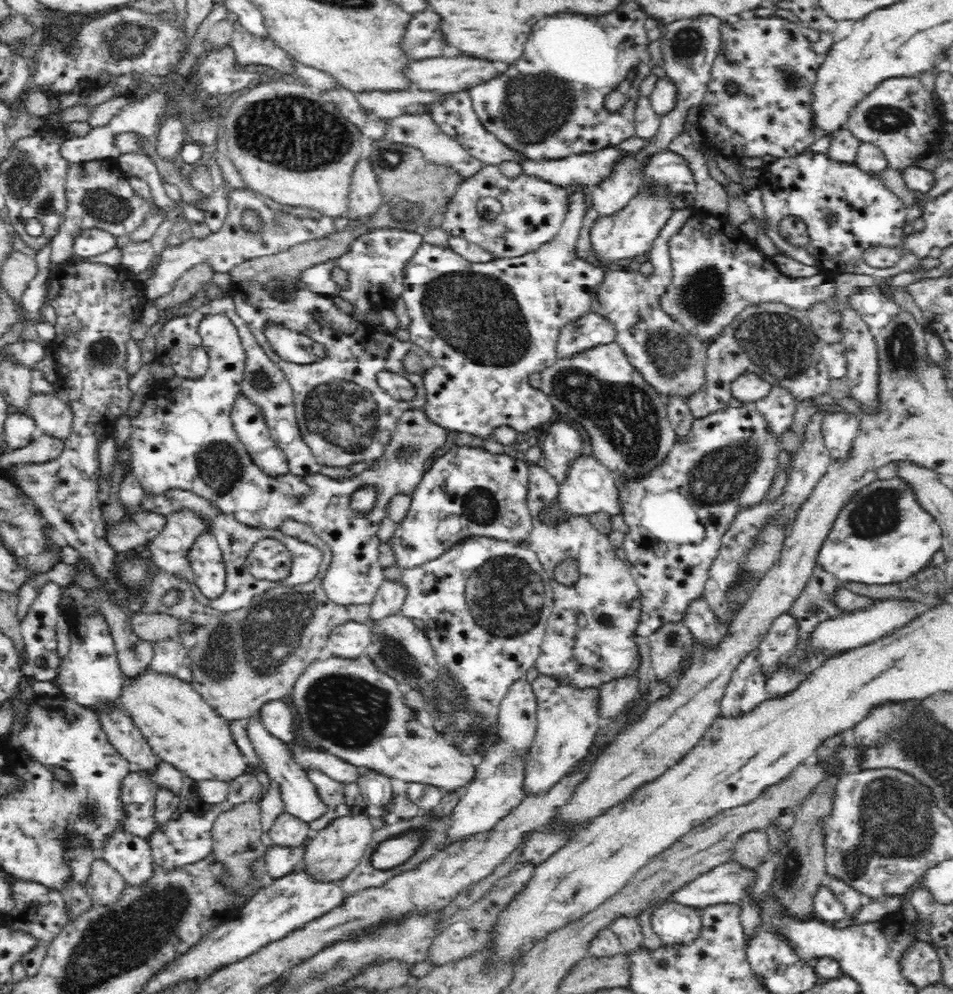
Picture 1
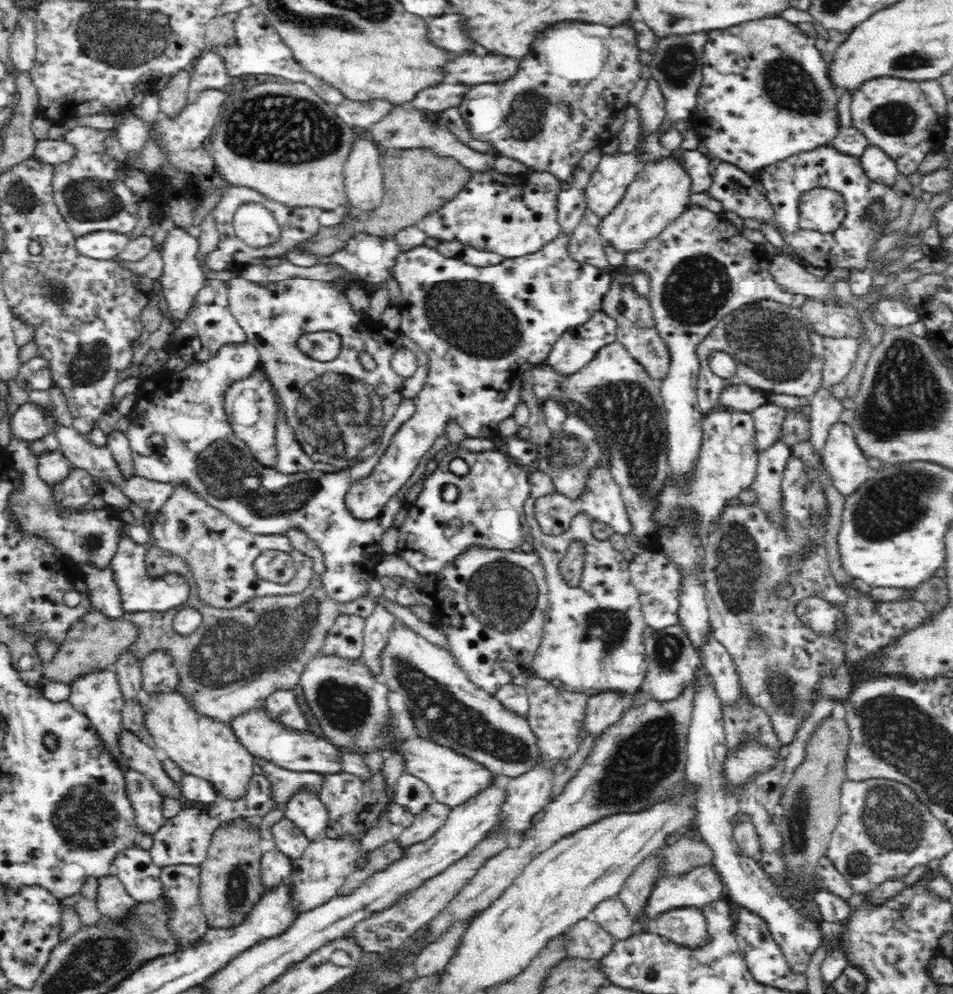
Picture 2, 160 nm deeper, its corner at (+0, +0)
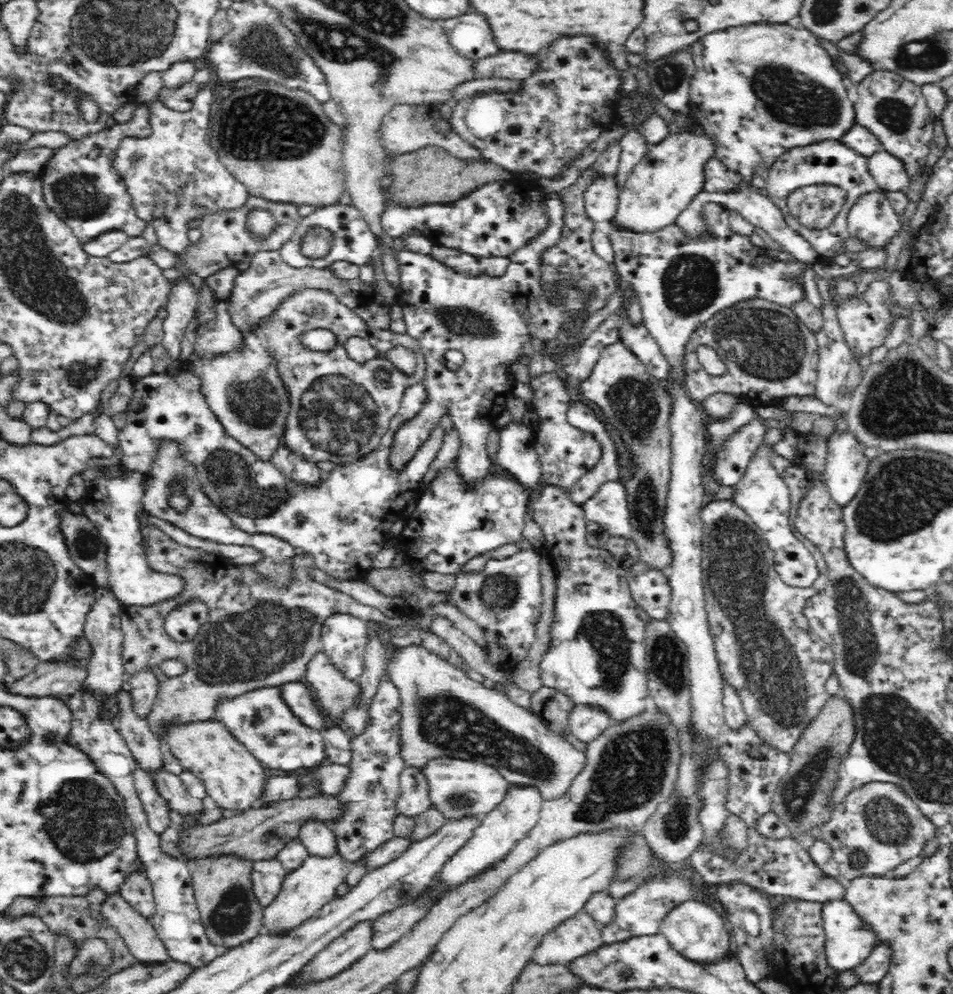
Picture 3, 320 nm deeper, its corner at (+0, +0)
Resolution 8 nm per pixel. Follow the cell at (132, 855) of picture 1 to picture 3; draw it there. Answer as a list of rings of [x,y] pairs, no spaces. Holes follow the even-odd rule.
[[[142,860],[135,862],[135,869],[125,876],[118,892],[144,917],[150,918],[156,913],[152,881],[148,878],[146,865]]]

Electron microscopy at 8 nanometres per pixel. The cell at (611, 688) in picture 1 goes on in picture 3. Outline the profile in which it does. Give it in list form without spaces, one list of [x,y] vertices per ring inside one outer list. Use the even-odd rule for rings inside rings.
[[[577,704],[568,718],[572,735],[587,743],[601,736],[614,722],[606,709],[590,704]]]

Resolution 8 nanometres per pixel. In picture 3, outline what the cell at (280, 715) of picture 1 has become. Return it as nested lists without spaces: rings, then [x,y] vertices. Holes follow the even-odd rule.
[[[290,682],[279,687],[279,698],[299,720],[299,724],[308,726],[308,729],[325,730],[324,718],[314,706],[309,689],[302,682]]]

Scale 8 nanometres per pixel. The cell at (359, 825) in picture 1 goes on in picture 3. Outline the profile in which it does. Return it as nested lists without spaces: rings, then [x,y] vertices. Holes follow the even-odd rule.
[[[340,853],[330,855],[308,854],[294,870],[287,872],[283,886],[271,904],[263,908],[263,925],[266,934],[284,934],[292,927],[300,926],[307,918],[316,914],[327,902],[336,897],[336,888],[348,874],[348,864]]]

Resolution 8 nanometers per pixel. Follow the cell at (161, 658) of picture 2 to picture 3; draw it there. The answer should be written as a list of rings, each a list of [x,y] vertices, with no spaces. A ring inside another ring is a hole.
[[[142,669],[127,677],[132,699],[134,699],[134,711],[141,717],[146,717],[152,712],[152,706],[160,692],[160,680],[154,675],[152,669]]]

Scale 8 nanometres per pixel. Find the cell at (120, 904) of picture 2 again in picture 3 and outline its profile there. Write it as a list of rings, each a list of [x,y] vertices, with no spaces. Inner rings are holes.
[[[120,892],[107,894],[99,908],[102,916],[110,926],[116,928],[139,962],[152,964],[171,959],[150,918],[138,912]]]

